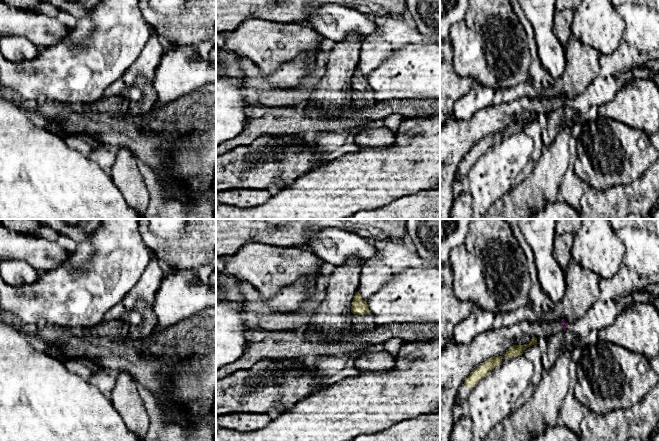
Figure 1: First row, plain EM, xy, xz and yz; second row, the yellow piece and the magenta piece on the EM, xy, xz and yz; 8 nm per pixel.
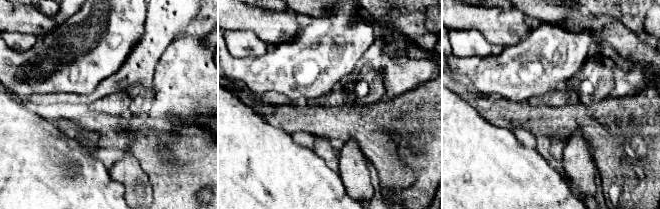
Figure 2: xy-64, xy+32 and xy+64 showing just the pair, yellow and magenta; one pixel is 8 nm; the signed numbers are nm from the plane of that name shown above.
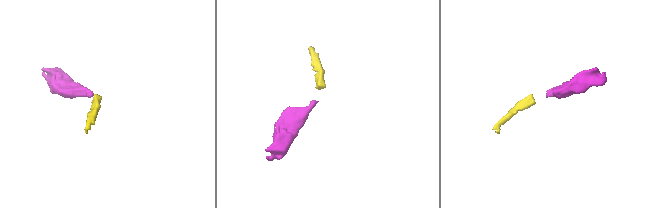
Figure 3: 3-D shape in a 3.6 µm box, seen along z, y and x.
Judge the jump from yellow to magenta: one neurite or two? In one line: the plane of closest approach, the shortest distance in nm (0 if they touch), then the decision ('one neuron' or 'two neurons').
nearest in yz; 220 nm apart; two neurons

